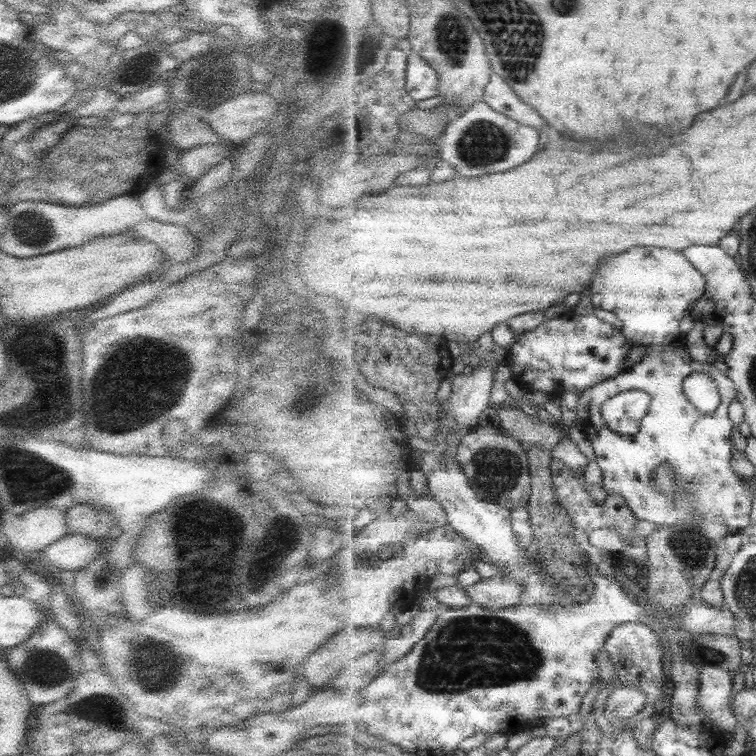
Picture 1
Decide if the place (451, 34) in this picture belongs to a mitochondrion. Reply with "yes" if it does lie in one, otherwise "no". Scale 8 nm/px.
yes

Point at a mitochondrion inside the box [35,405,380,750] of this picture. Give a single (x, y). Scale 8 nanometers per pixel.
(155, 666)

